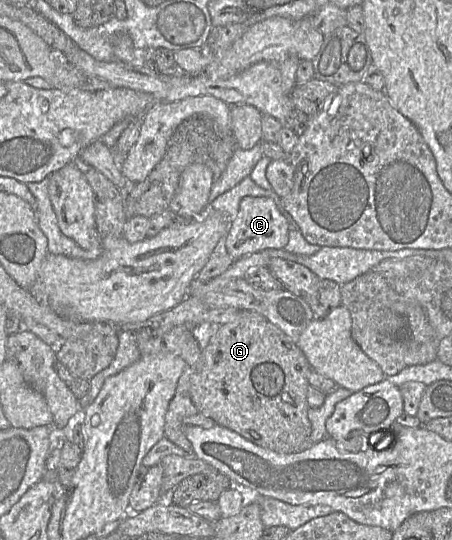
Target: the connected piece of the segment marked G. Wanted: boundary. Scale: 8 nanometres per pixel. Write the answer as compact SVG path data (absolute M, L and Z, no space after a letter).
M241 310L233 321L215 327L201 357L190 371L189 393L198 412L261 447L277 453L297 453L308 446L311 423L307 411L310 364L297 344L263 315Z

